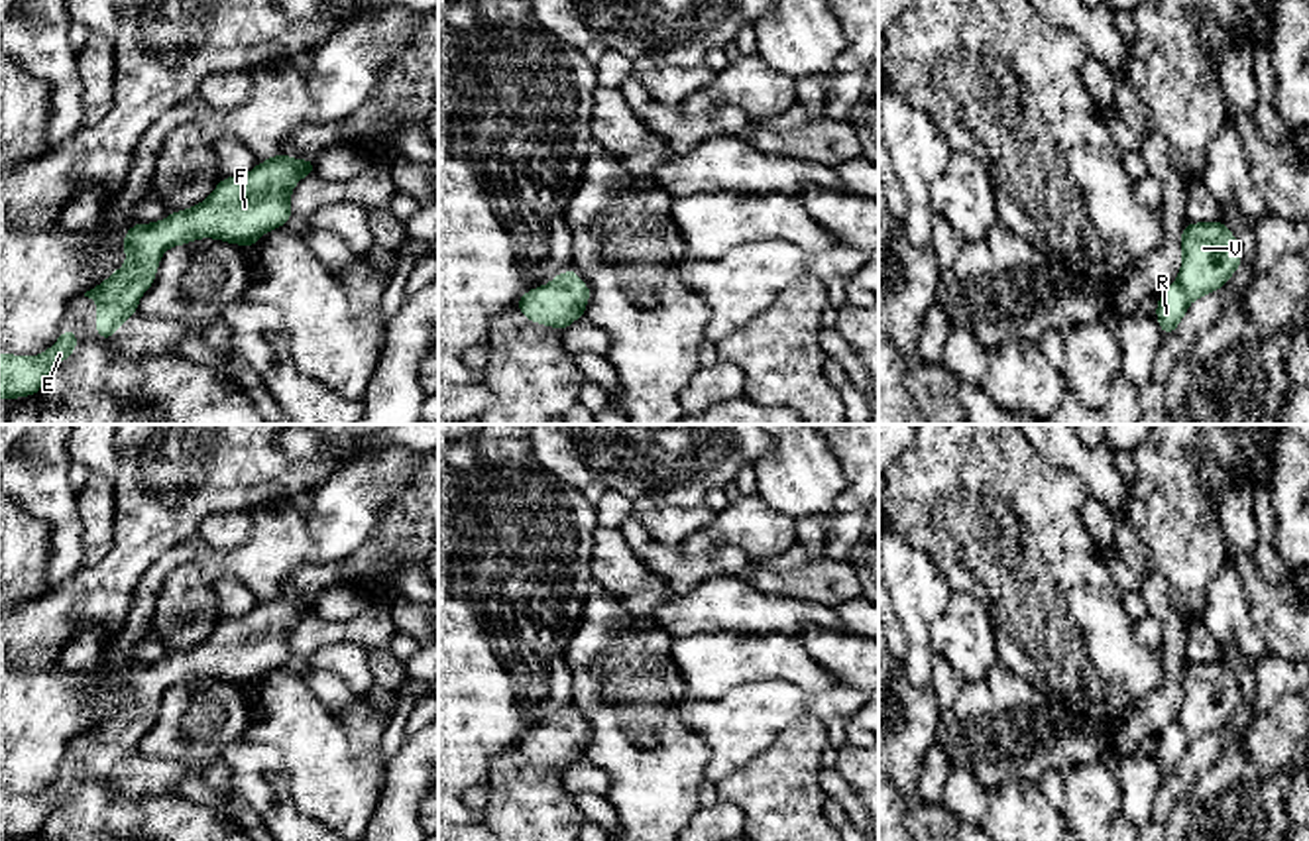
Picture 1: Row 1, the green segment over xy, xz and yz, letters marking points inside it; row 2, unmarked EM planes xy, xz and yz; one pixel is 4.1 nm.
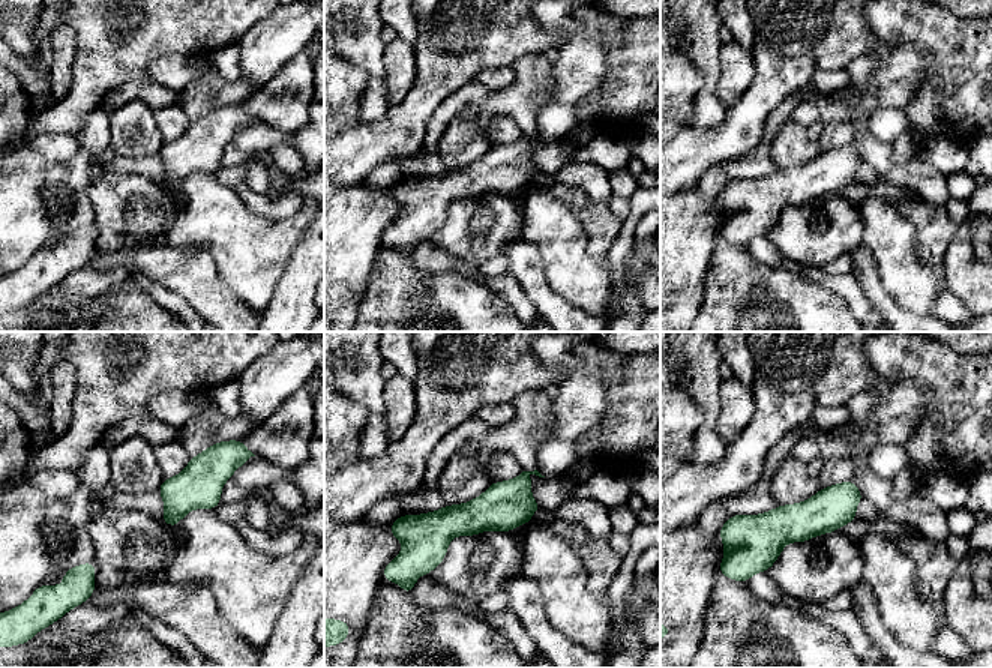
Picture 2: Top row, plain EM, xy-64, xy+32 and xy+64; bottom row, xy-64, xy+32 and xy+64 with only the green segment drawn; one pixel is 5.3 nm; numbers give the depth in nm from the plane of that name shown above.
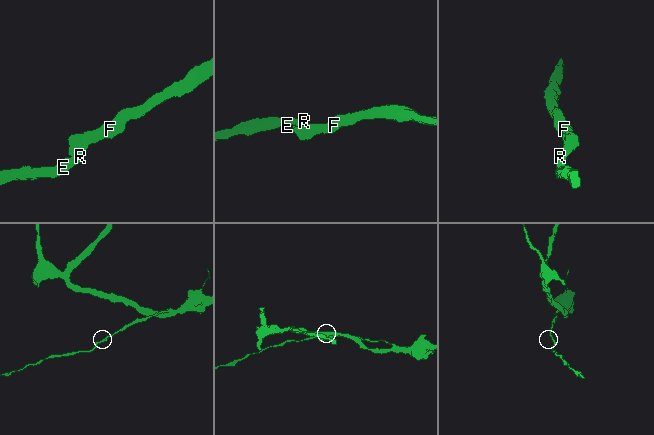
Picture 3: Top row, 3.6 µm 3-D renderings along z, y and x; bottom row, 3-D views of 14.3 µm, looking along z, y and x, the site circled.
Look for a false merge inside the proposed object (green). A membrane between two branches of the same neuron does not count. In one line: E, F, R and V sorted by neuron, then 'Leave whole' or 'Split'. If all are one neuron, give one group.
Groups: E F R V. Leave whole

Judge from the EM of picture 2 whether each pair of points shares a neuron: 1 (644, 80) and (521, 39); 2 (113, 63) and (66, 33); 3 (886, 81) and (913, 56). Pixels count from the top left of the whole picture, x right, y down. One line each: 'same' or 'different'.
1: different
2: different
3: same

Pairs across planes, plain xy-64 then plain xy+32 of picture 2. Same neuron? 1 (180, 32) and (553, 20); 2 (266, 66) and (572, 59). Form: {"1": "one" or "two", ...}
{"1": "two", "2": "one"}

